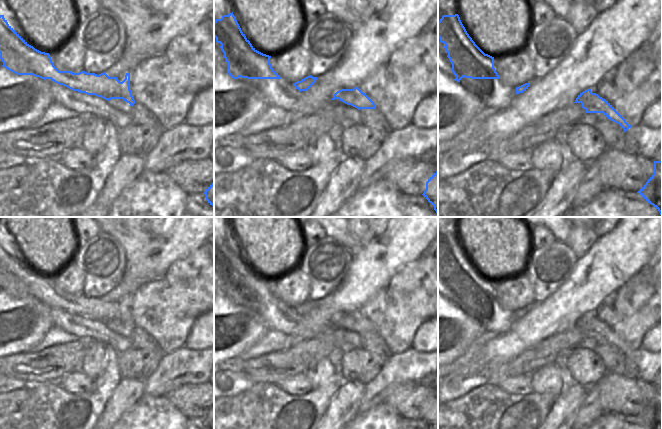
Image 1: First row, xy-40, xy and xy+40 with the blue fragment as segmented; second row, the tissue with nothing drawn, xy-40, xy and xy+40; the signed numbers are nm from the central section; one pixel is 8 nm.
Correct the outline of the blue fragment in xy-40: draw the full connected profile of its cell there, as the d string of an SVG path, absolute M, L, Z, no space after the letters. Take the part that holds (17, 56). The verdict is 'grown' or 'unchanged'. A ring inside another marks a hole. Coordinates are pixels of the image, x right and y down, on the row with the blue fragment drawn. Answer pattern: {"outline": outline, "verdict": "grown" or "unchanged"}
{"outline": "M0 0L0 59L3 67L17 75L33 75L51 79L73 91L95 95L107 101L123 99L132 107L136 102L130 90L130 73L120 82L106 72L99 75L81 71L59 71L49 53L41 52L29 45L4 18L4 2Z", "verdict": "grown"}

